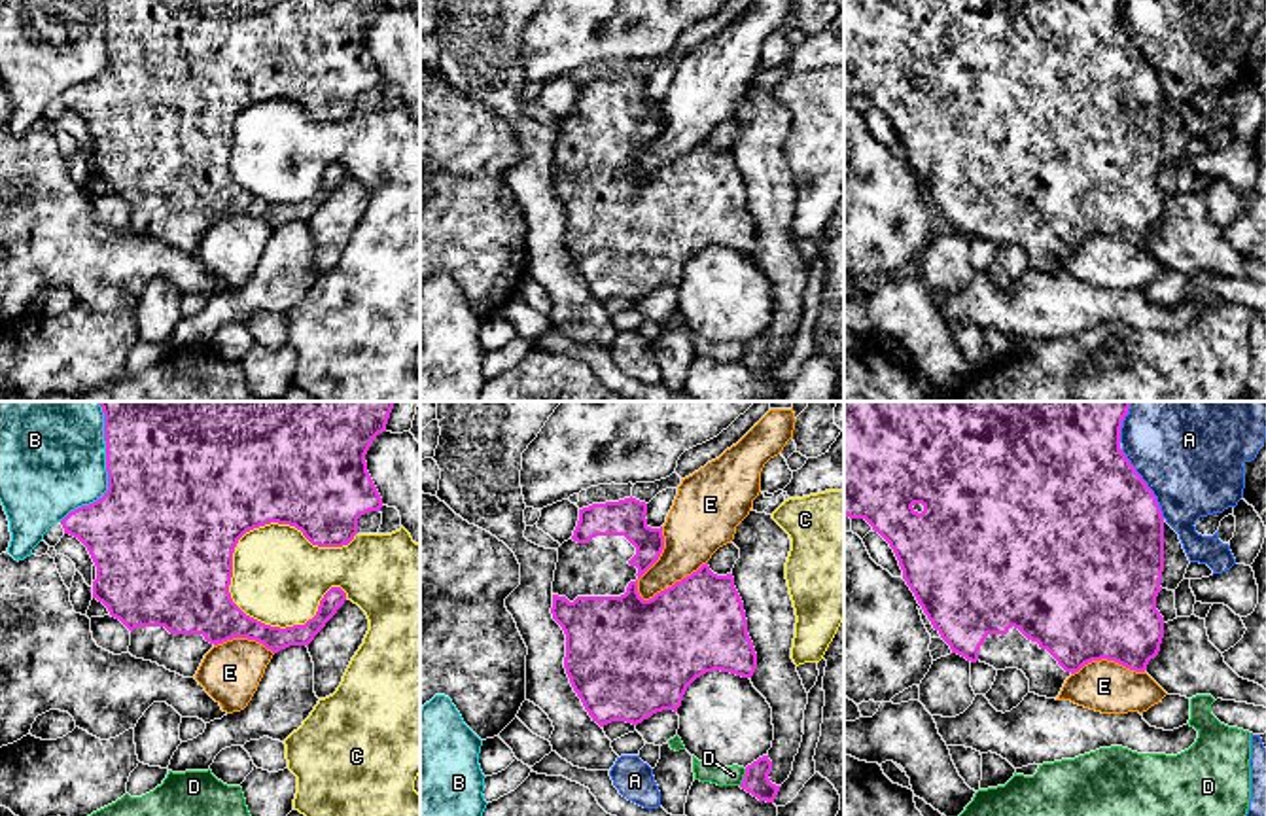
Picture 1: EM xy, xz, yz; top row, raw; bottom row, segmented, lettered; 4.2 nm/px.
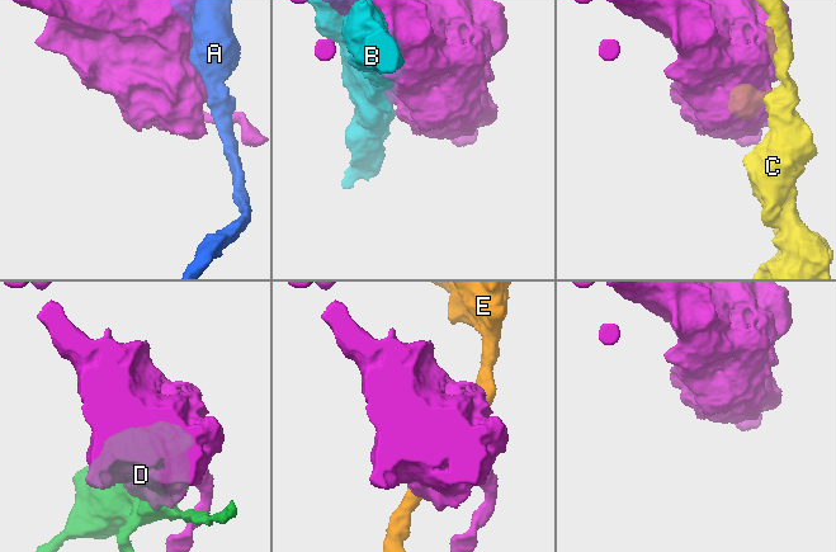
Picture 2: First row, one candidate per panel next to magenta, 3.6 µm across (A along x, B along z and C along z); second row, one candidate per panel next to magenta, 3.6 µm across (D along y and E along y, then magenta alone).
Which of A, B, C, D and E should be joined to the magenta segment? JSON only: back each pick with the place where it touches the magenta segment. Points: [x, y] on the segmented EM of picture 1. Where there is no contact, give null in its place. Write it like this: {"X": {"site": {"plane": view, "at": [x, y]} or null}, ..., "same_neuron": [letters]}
{"same_neuron": []}

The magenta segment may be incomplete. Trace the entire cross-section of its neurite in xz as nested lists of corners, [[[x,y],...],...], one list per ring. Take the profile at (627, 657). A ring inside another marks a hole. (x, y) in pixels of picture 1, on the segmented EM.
[[[632,496],[592,504],[579,509],[573,536],[558,547],[551,613],[566,634],[564,668],[570,683],[600,727],[611,721],[638,725],[657,712],[677,712],[687,687],[706,672],[721,670],[751,678],[757,668],[744,602],[734,587],[732,574],[717,576],[706,562],[653,598],[643,600],[640,596],[638,579],[659,560],[664,549],[662,526],[651,528],[645,513],[647,504]]]

